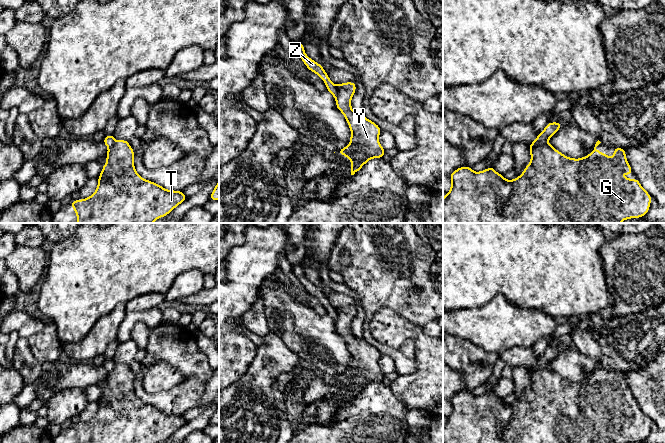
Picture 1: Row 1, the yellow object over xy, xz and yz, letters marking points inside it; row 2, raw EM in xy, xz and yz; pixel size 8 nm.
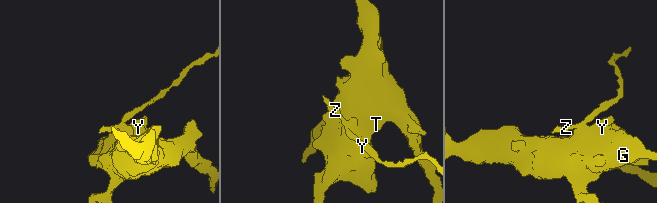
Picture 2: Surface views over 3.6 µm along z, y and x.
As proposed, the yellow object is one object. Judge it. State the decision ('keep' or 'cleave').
cleave

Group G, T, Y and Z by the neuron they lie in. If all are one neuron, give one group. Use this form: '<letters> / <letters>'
G T Y / Z

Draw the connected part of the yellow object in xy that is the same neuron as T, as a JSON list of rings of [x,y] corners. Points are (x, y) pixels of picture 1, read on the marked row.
[[[128,140],[116,141],[106,159],[95,192],[88,198],[71,202],[77,223],[153,223],[187,199],[183,191],[167,190],[142,178],[135,170],[134,150]]]

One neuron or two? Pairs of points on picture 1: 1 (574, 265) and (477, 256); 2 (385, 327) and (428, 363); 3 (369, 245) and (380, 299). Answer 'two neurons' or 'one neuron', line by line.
1: one neuron
2: one neuron
3: one neuron

